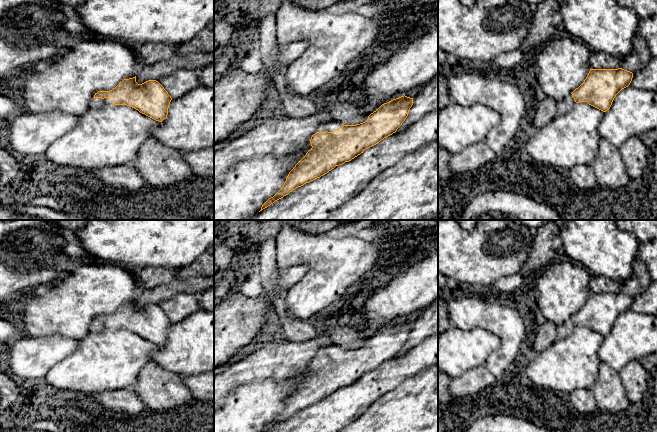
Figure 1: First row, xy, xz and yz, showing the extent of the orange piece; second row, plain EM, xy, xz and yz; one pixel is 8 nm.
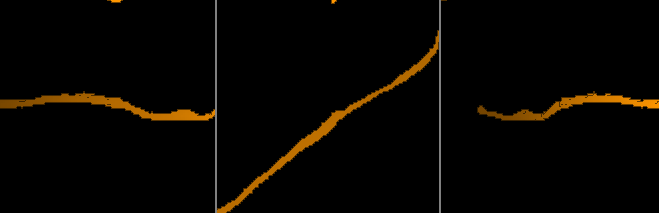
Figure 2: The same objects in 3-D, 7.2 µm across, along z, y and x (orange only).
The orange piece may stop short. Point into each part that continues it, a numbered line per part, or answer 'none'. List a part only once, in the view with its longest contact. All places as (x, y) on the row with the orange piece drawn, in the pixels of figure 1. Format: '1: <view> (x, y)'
1: xz (330, 126)

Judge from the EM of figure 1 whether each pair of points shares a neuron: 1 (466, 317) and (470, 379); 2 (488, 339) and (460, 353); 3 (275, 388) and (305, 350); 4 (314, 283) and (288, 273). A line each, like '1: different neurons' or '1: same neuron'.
1: different neurons
2: same neuron
3: different neurons
4: different neurons

